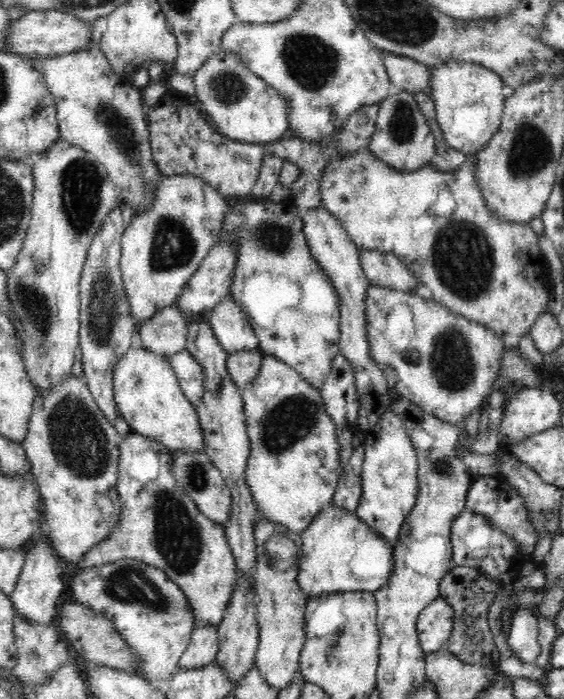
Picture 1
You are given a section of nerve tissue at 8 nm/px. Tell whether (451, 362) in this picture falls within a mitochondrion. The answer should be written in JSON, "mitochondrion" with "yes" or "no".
{"mitochondrion":"yes"}

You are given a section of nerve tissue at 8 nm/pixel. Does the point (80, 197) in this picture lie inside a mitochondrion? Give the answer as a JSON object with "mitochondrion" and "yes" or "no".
{"mitochondrion":"yes"}

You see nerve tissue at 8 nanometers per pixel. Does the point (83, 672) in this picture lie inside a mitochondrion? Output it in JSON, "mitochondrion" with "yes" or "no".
{"mitochondrion":"no"}

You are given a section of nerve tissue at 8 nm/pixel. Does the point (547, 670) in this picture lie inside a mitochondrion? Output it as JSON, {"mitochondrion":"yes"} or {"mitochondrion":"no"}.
{"mitochondrion":"no"}

